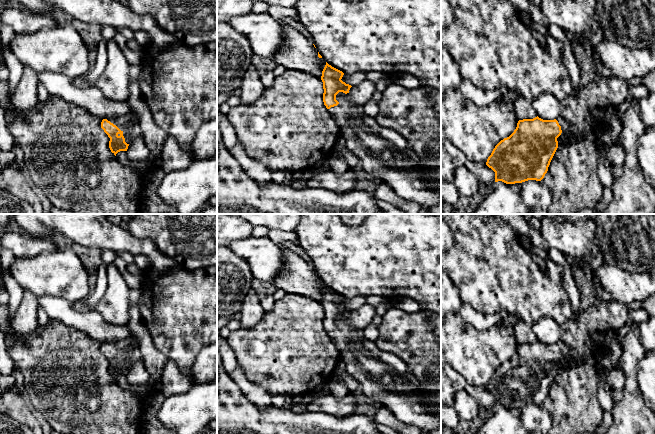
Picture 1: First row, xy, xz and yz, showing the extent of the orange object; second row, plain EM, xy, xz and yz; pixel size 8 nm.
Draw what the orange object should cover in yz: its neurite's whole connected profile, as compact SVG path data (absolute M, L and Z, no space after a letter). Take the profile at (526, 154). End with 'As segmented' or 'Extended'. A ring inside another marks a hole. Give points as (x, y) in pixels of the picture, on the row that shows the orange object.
M560 115L554 120L519 120L514 132L501 140L486 165L495 172L495 182L506 184L541 181L558 148L557 138L569 131L570 124Z. Extended

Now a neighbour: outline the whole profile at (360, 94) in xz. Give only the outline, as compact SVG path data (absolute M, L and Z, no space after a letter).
M366 79L360 84L352 86L347 94L339 92L336 95L336 100L339 104L351 103L364 106L365 103L372 99L376 91L376 83Z

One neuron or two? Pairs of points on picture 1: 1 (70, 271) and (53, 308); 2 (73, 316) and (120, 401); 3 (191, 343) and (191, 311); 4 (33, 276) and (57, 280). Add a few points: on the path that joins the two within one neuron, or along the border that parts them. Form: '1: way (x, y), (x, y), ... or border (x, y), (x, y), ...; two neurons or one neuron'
1: border (37, 296), (57, 296), (71, 303); two neurons
2: border (59, 321), (78, 328), (93, 338), (102, 341); two neurons
3: way (191, 335), (191, 319); one neuron
4: way (39, 276), (51, 278); one neuron

